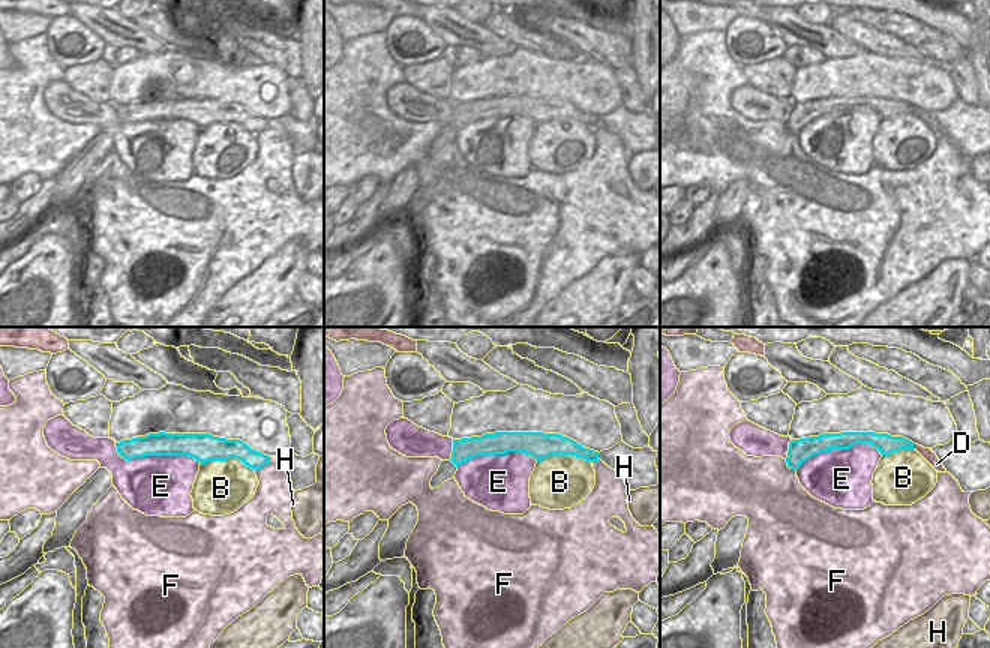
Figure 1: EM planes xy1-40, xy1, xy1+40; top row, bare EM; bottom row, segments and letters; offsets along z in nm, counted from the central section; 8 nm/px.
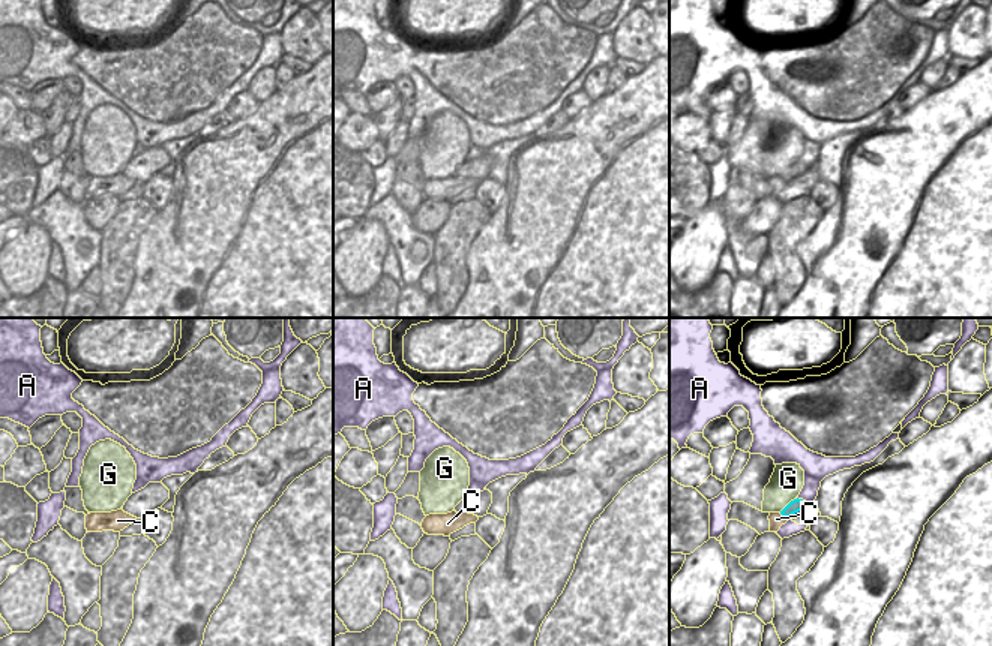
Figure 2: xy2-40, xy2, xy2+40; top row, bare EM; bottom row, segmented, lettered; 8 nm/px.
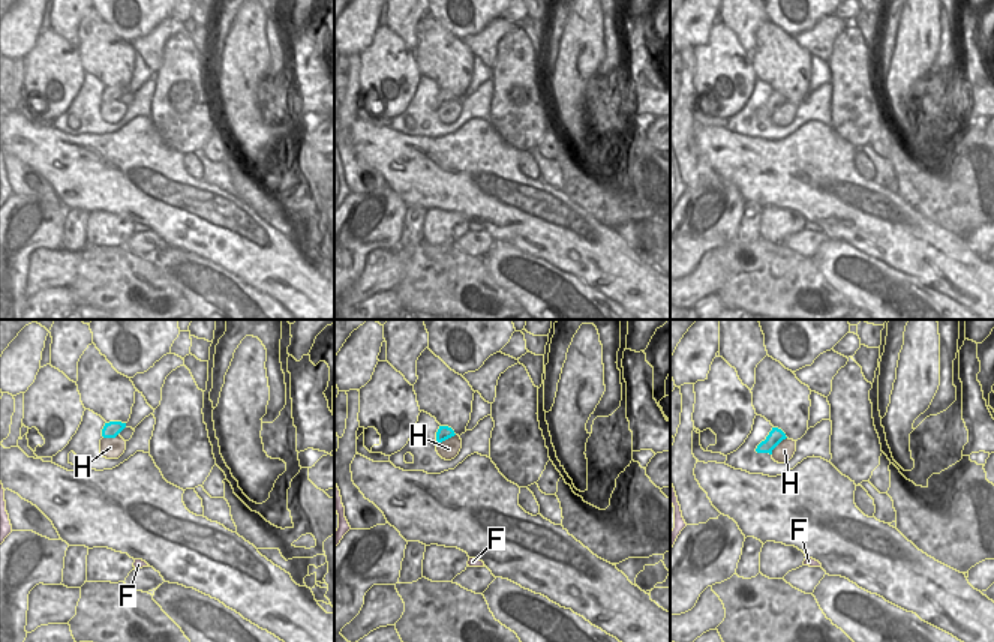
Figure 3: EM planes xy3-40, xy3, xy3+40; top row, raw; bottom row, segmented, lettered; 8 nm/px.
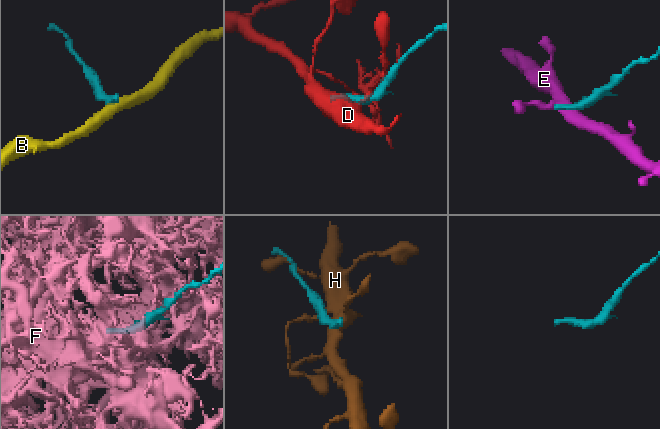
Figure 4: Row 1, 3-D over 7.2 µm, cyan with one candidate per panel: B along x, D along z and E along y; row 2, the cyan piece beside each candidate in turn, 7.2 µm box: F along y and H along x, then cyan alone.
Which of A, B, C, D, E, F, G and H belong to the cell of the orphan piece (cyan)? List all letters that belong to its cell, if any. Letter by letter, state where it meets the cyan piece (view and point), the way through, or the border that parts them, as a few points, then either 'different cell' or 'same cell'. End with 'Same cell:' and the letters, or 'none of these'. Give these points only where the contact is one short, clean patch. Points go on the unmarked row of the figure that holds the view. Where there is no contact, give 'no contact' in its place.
A: xy2+40 (802, 164) | different cell
B: xy1-40 (228, 122) | different cell
C: xy2+40 (784, 180) | along xy2+40 (779, 177), (787, 183) | different cell
D: xy1+40 (912, 111) | along xy1+40 (912, 108), (914, 113) | different cell
E: xy1-40 (155, 119) | different cell
F: xy1-40 (264, 128) | different cell
G: xy2+40 (790, 167) | along xy2+40 (797, 162), (791, 164), (779, 176) | different cell
H: xy3+40 (777, 108) | along xy3+40 (786, 101), (771, 117) | different cell
Same cell: none of these

